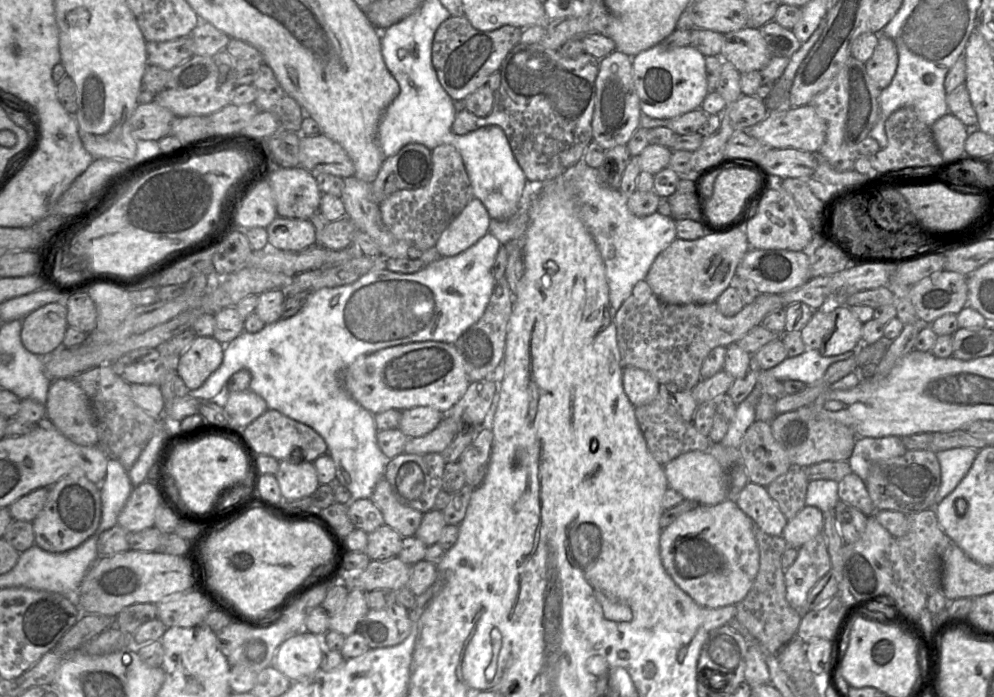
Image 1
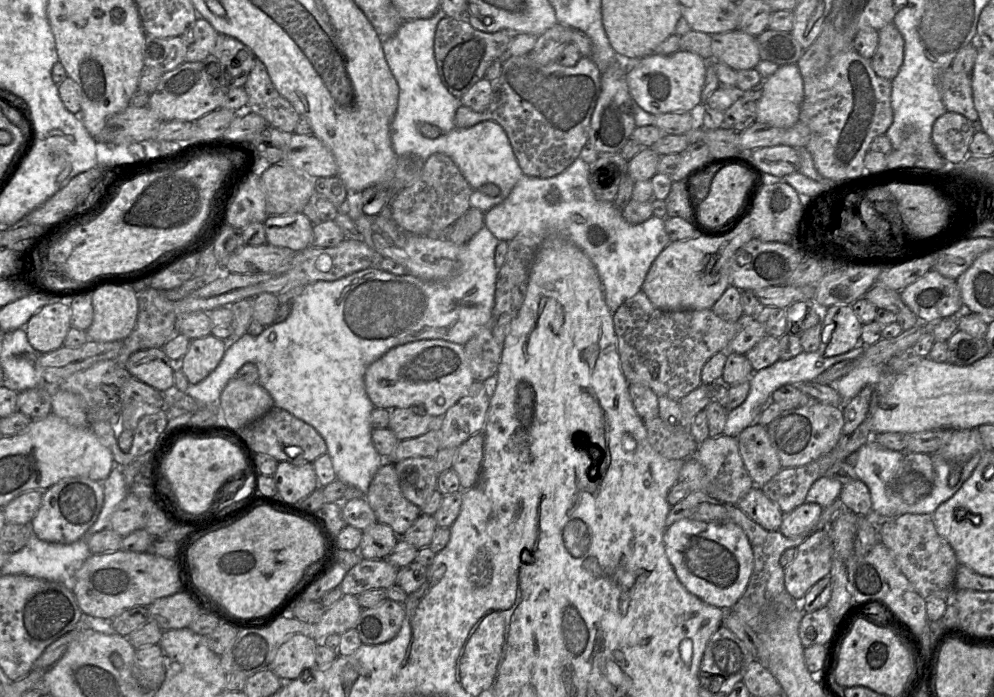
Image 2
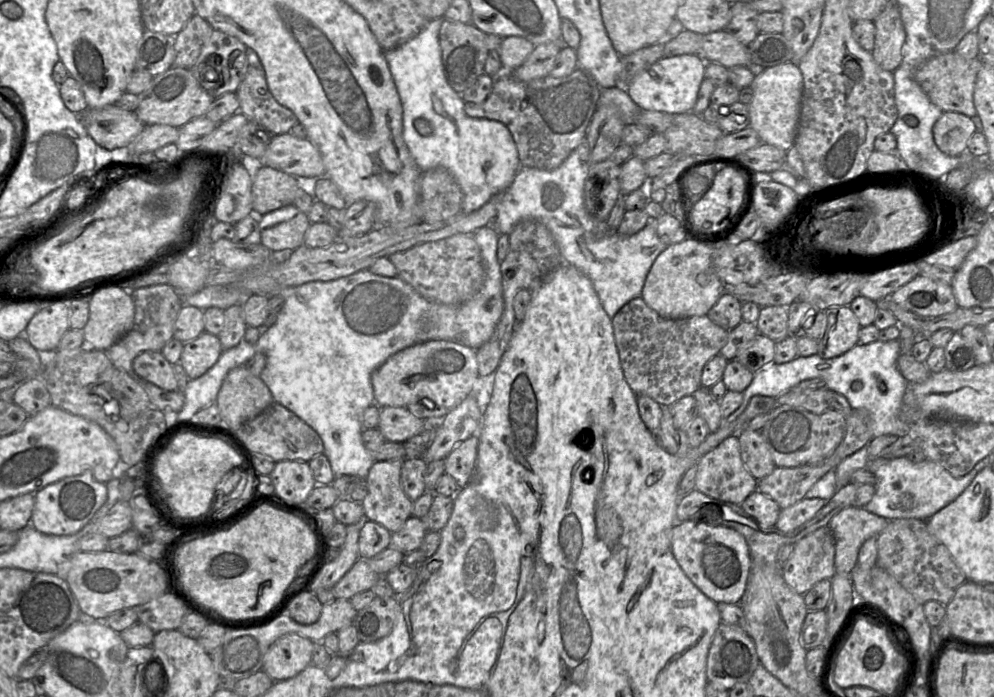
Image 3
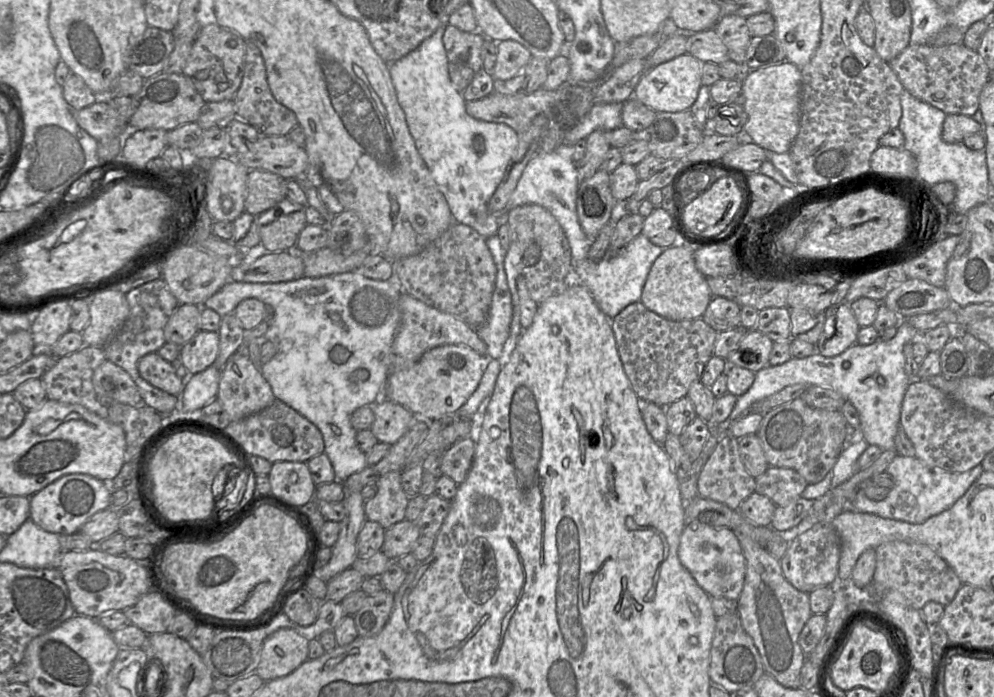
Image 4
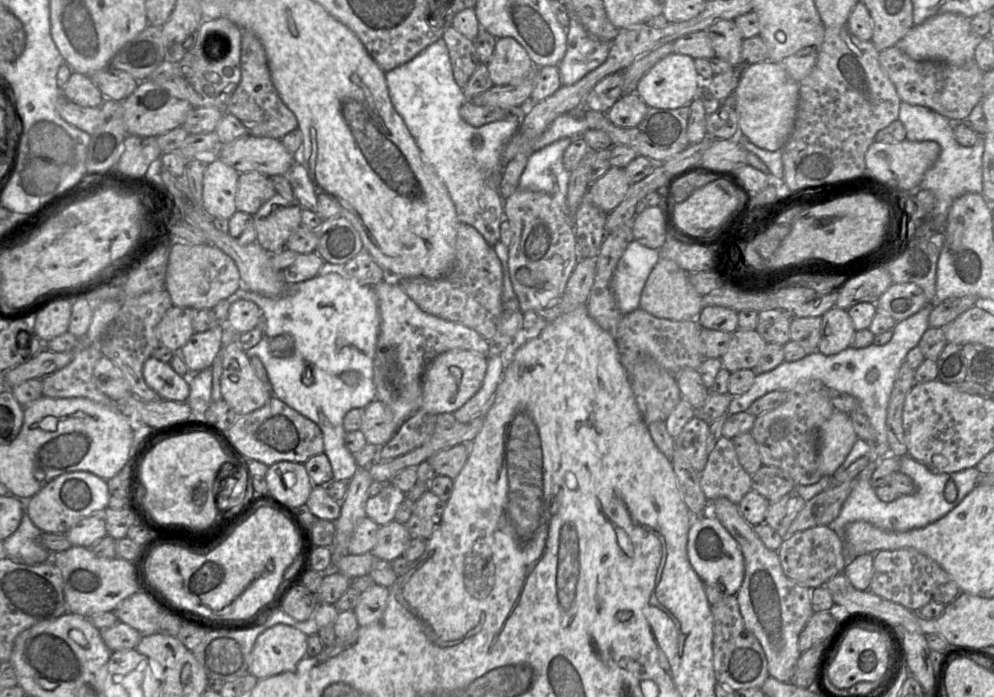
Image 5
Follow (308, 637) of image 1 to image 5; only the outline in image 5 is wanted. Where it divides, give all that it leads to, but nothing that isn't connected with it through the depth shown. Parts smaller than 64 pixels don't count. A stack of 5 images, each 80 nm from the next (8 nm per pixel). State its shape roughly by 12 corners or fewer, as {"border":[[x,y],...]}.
{"border":[[286,624],[261,633],[249,673],[258,679],[295,670],[308,635]]}

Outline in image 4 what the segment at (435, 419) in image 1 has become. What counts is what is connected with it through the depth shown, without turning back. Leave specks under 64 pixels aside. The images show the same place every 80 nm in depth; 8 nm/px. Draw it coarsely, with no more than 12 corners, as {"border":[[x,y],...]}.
{"border":[[385,397],[373,405],[370,430],[395,444],[416,420],[409,409]]}

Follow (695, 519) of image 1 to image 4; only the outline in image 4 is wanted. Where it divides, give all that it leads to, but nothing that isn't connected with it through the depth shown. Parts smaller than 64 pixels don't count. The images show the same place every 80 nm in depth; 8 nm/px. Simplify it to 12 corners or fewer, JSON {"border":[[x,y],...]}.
{"border":[[686,520],[678,557],[710,597],[737,601],[746,560],[733,530]]}

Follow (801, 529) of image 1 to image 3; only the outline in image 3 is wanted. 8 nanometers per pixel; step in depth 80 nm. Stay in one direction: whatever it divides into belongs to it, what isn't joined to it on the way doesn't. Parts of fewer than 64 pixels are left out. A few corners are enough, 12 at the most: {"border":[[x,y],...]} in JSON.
{"border":[[804,498],[781,509],[775,527],[792,532],[811,520],[826,504]]}

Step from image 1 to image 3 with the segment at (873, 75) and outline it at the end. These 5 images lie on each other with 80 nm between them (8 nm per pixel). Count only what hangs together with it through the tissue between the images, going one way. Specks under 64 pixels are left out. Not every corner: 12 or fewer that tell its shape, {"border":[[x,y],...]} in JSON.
{"border":[[897,5],[873,21],[872,55],[894,72],[902,62],[906,32]]}

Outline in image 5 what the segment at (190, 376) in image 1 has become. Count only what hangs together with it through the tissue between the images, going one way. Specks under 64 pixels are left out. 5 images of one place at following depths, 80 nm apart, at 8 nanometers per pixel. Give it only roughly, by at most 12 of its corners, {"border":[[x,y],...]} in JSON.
{"border":[[225,324],[194,333],[179,354],[191,373],[212,366]]}

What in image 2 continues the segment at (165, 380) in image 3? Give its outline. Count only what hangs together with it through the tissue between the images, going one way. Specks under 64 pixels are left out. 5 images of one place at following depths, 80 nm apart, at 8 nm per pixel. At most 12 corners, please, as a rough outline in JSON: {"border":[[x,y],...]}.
{"border":[[162,348],[132,354],[125,369],[164,393],[174,389],[177,364]]}

